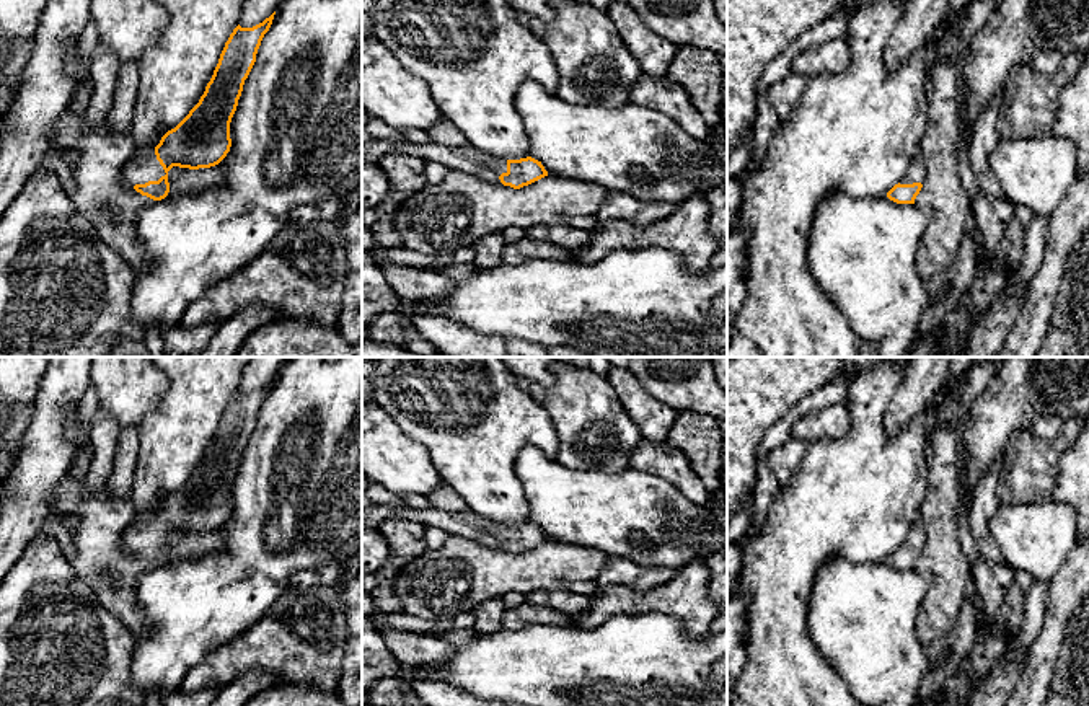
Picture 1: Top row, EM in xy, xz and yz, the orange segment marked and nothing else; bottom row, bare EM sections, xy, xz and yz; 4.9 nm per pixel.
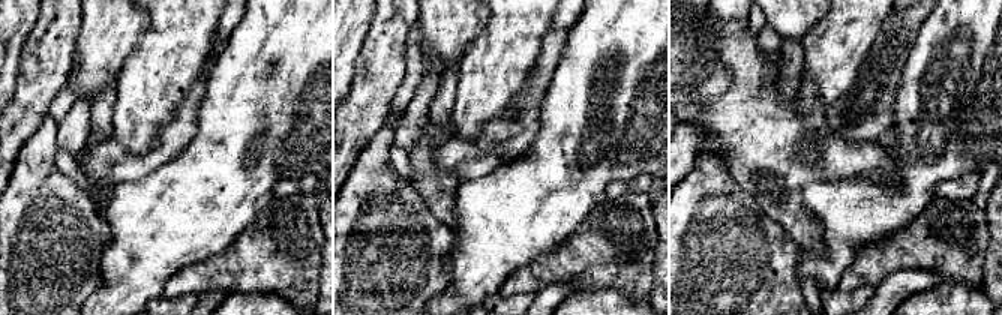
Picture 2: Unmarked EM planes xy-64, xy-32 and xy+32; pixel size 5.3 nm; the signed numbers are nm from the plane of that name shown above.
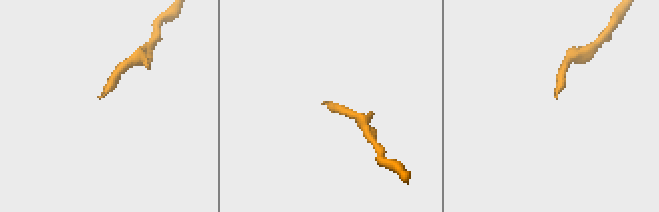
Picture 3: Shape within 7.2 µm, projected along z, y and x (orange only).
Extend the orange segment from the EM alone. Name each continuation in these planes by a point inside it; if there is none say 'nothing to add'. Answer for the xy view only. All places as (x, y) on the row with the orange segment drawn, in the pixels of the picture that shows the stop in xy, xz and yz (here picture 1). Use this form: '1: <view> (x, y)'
1: xy (147, 168)

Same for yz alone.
1: yz (915, 173)

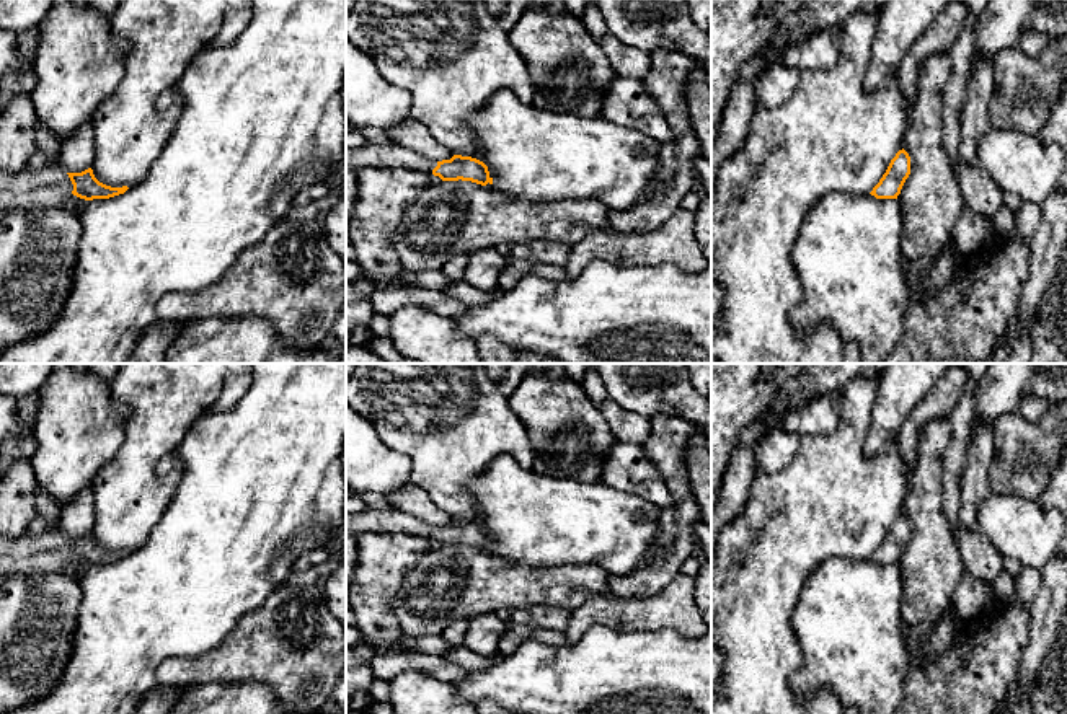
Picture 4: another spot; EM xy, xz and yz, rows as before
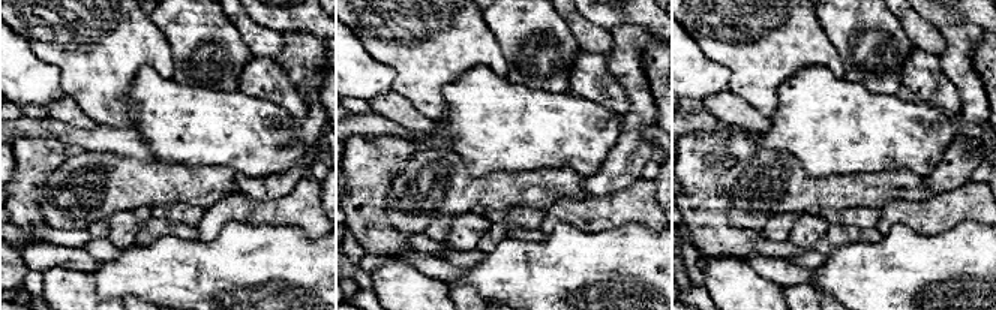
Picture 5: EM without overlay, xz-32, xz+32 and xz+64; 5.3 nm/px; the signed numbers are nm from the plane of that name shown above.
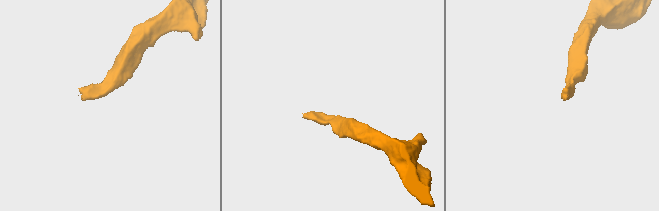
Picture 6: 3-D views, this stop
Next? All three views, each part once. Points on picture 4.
1: xy (51, 186)

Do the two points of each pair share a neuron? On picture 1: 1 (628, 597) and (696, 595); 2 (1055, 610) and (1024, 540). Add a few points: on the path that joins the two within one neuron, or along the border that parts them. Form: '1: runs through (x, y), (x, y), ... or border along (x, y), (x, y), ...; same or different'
1: runs through (644, 599), (680, 597); same
2: border along (1071, 551), (1049, 584); different

